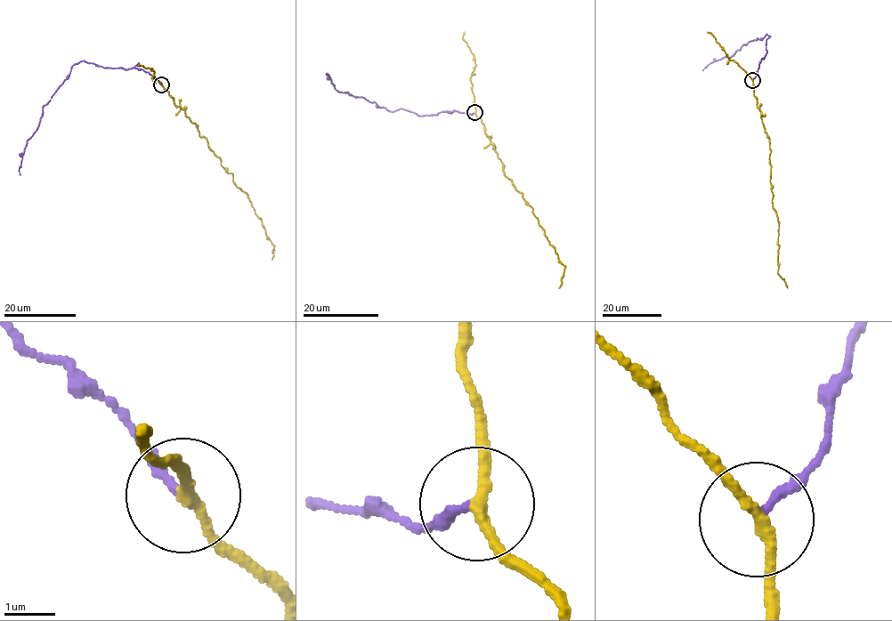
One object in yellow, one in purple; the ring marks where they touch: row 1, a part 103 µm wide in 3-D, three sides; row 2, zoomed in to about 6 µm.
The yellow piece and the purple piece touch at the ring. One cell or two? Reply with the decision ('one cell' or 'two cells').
two cells

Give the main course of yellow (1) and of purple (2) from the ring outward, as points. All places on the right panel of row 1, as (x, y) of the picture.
1: (752, 79), (753, 94), (769, 138), (772, 206), (778, 220), (778, 273), (787, 288)
2: (752, 79), (767, 52), (766, 40), (770, 36), (749, 42), (733, 56), (714, 60), (702, 70)

